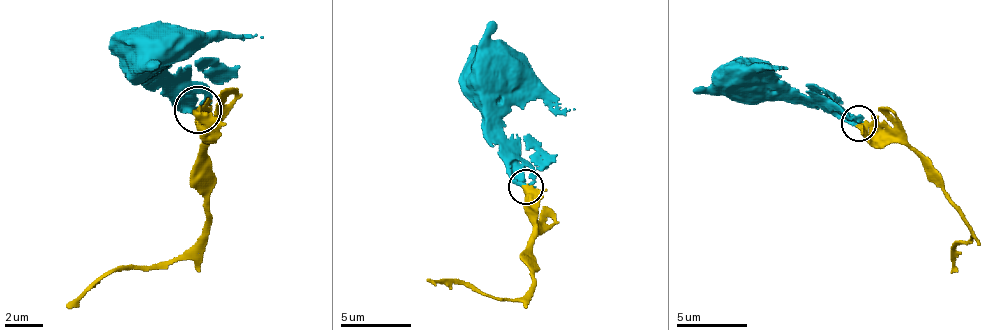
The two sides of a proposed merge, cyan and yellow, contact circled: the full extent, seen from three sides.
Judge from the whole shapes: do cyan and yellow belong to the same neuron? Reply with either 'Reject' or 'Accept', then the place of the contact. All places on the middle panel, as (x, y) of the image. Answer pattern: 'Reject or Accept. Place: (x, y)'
Accept. Place: (525, 187)

